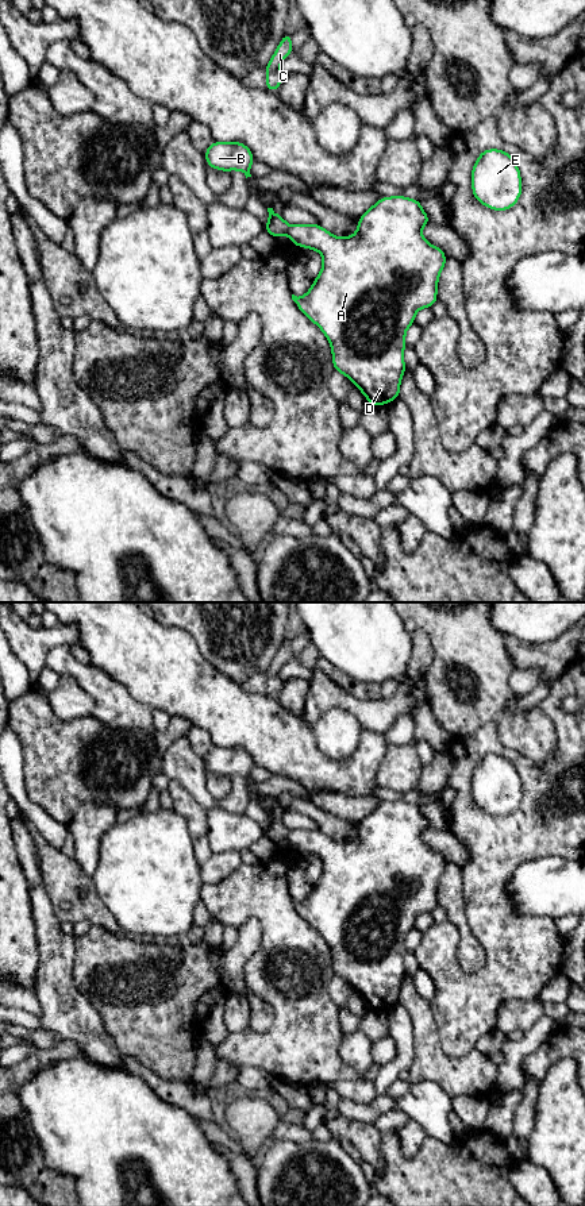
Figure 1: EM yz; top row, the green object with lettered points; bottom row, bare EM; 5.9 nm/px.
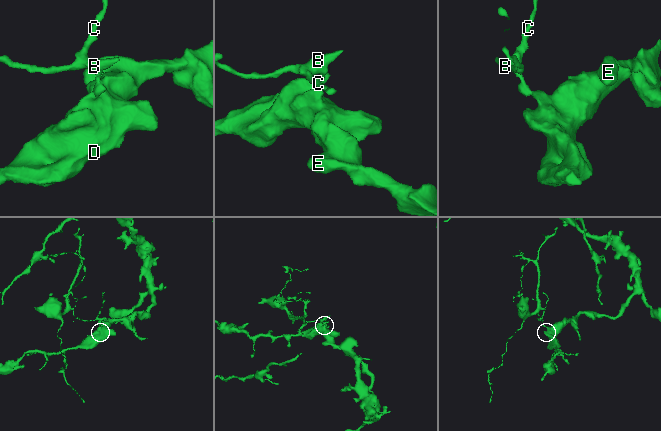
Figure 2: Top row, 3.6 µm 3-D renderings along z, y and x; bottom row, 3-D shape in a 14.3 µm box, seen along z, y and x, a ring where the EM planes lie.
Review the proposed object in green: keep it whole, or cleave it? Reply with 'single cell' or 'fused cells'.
fused cells

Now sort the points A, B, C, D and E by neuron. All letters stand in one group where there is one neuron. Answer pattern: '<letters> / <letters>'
A D E / B C

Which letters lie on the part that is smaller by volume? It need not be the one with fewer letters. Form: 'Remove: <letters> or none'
Remove: B, C

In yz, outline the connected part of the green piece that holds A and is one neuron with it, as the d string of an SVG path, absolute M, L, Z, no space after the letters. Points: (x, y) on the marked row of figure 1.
M381 197L359 219L357 232L336 238L320 224L289 226L296 247L317 250L323 258L319 276L301 297L292 294L297 308L315 323L331 344L335 371L345 374L372 405L386 405L400 397L405 332L416 312L436 301L439 274L447 262L440 247L430 244L422 228L431 219L422 201Z

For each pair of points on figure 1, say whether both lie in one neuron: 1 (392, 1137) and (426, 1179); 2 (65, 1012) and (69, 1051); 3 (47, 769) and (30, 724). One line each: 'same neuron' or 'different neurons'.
1: same neuron
2: different neurons
3: same neuron

